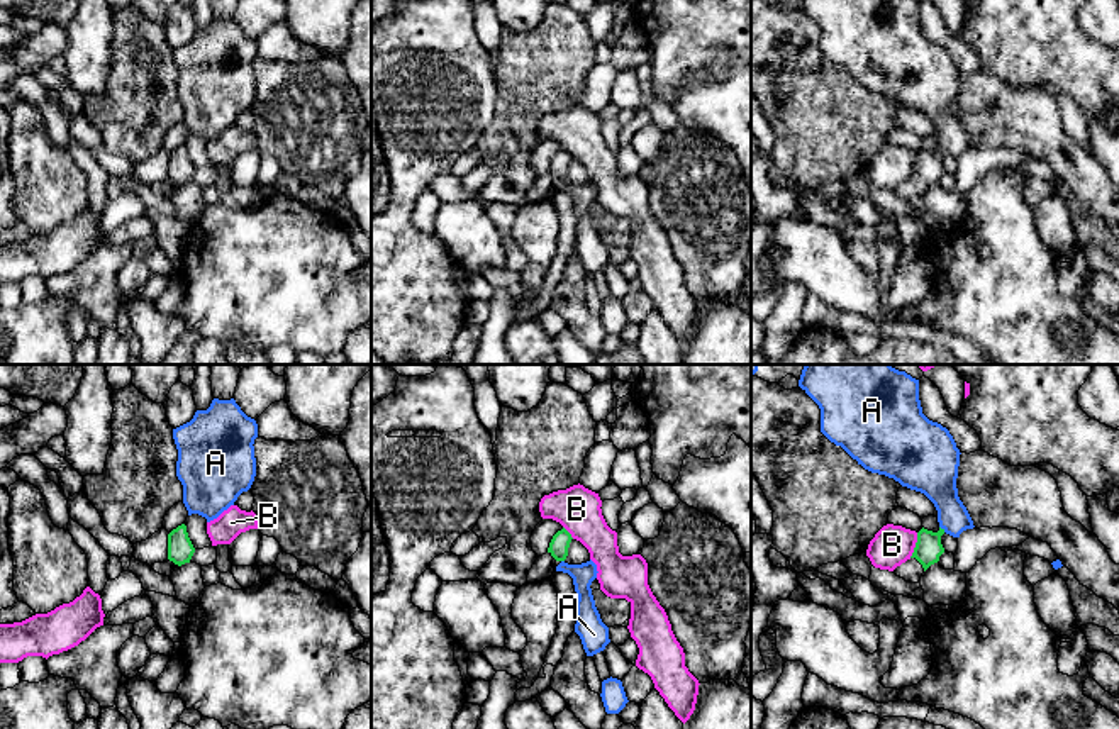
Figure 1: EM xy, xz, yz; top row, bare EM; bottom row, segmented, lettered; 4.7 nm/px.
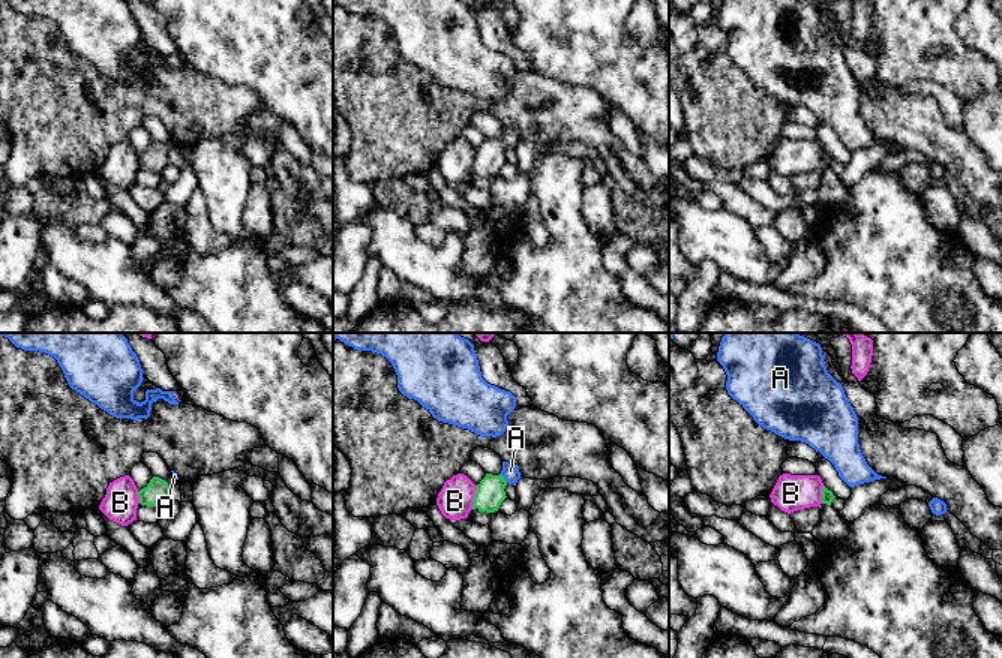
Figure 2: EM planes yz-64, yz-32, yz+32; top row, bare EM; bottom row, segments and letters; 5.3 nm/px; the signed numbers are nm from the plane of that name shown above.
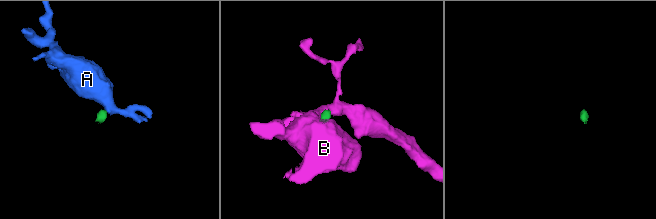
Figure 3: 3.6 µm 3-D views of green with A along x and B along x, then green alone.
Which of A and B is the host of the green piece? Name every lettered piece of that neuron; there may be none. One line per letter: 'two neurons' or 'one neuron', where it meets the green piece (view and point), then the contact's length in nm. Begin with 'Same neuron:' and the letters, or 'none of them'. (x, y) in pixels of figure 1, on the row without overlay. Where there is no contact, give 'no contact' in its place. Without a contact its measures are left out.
Same neuron: A
A: one neuron; contact yz (943, 150); length 40 nm
B: two neurons; contact yz (916, 165); length 130 nm

